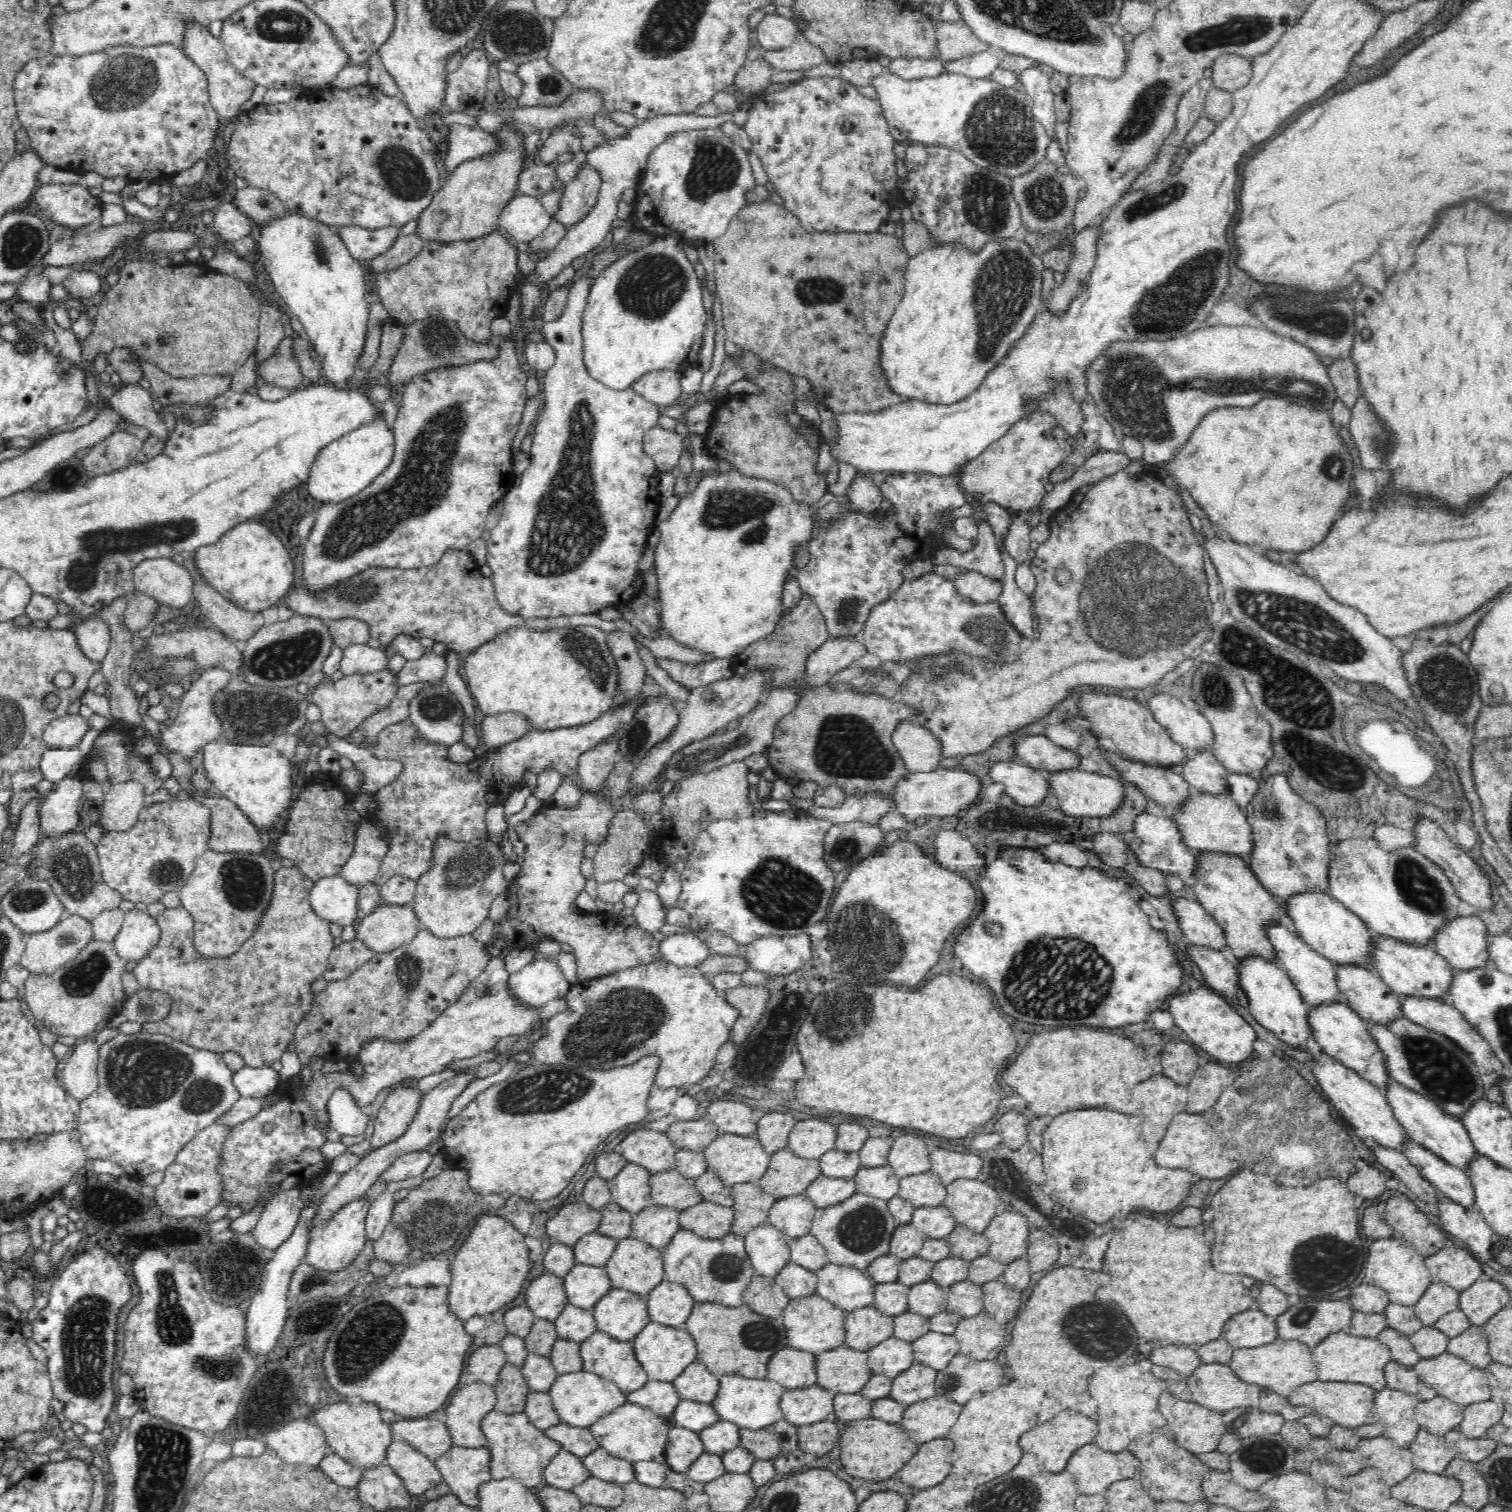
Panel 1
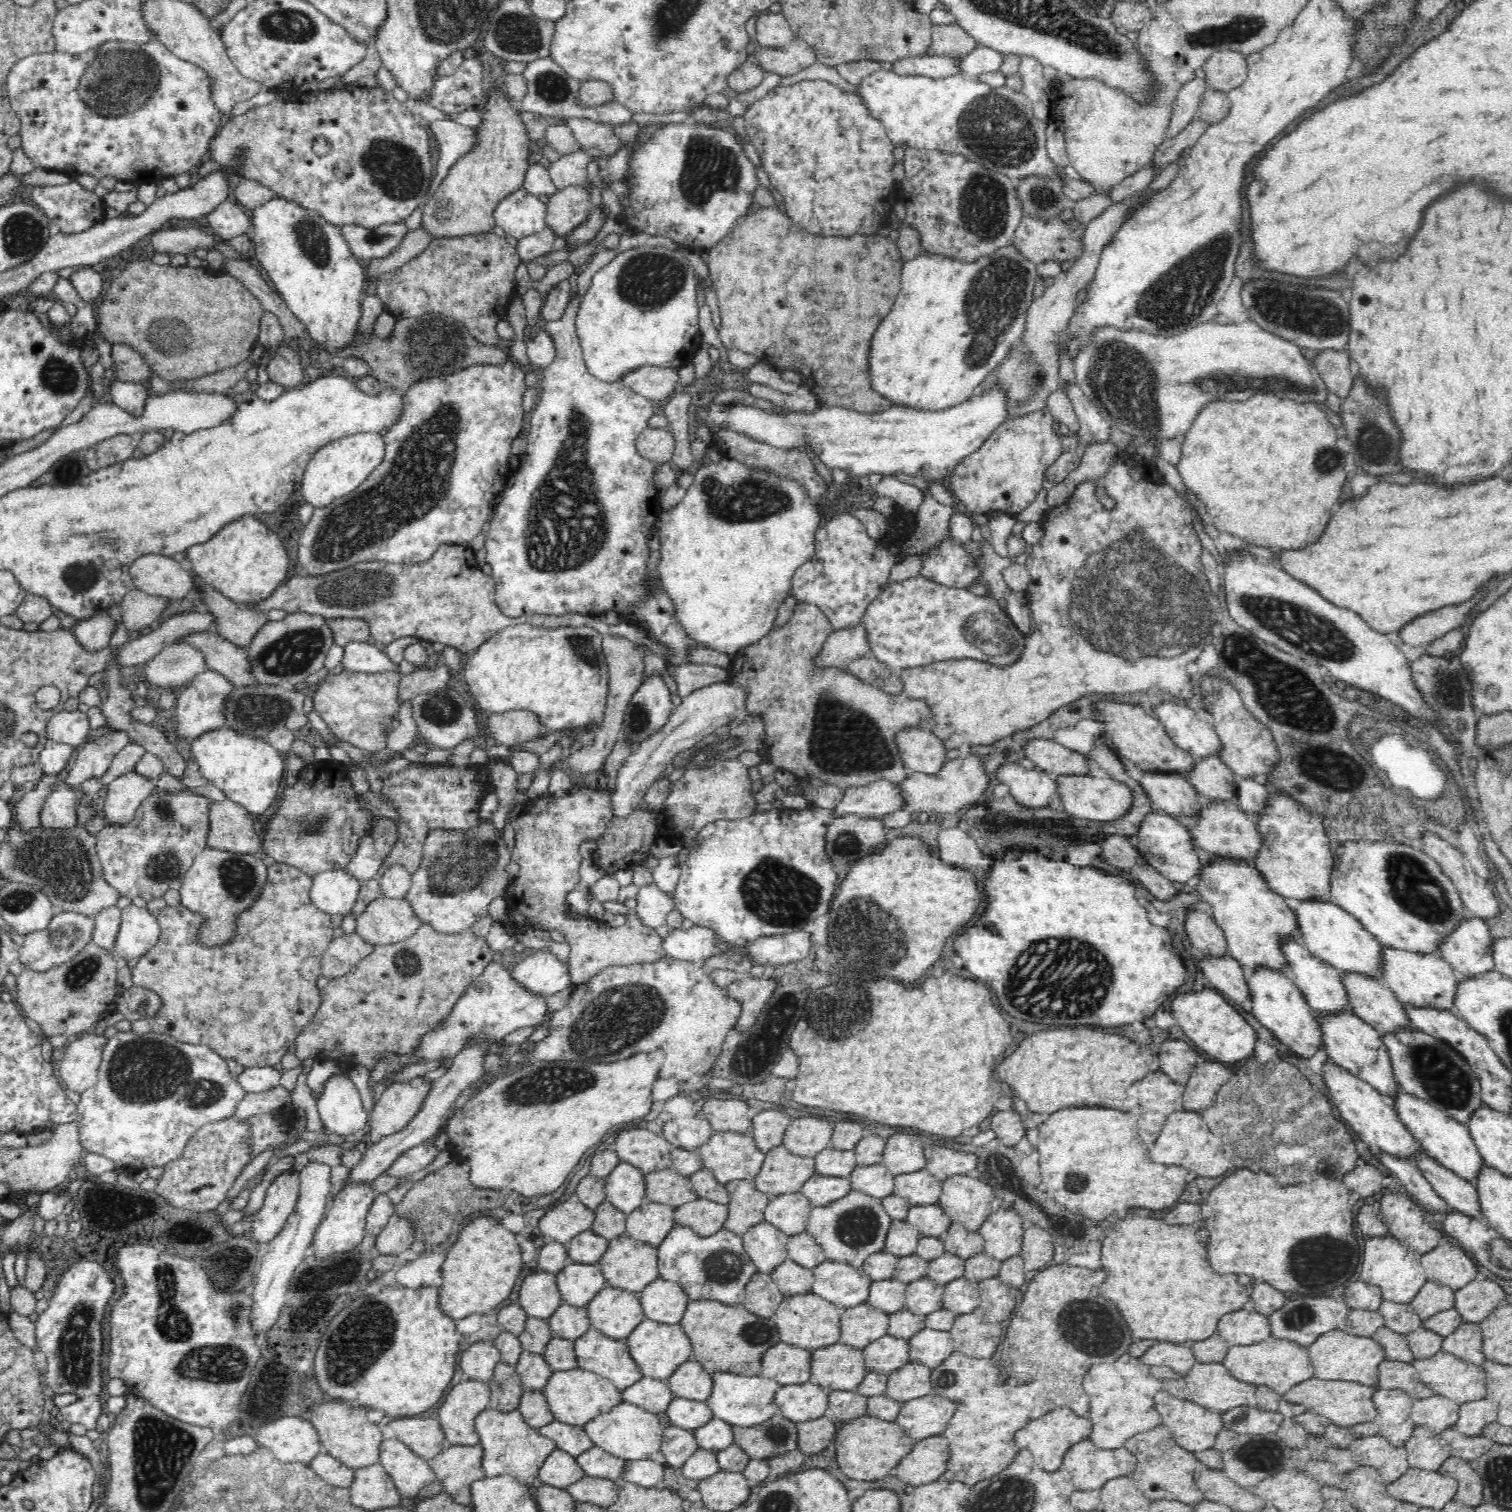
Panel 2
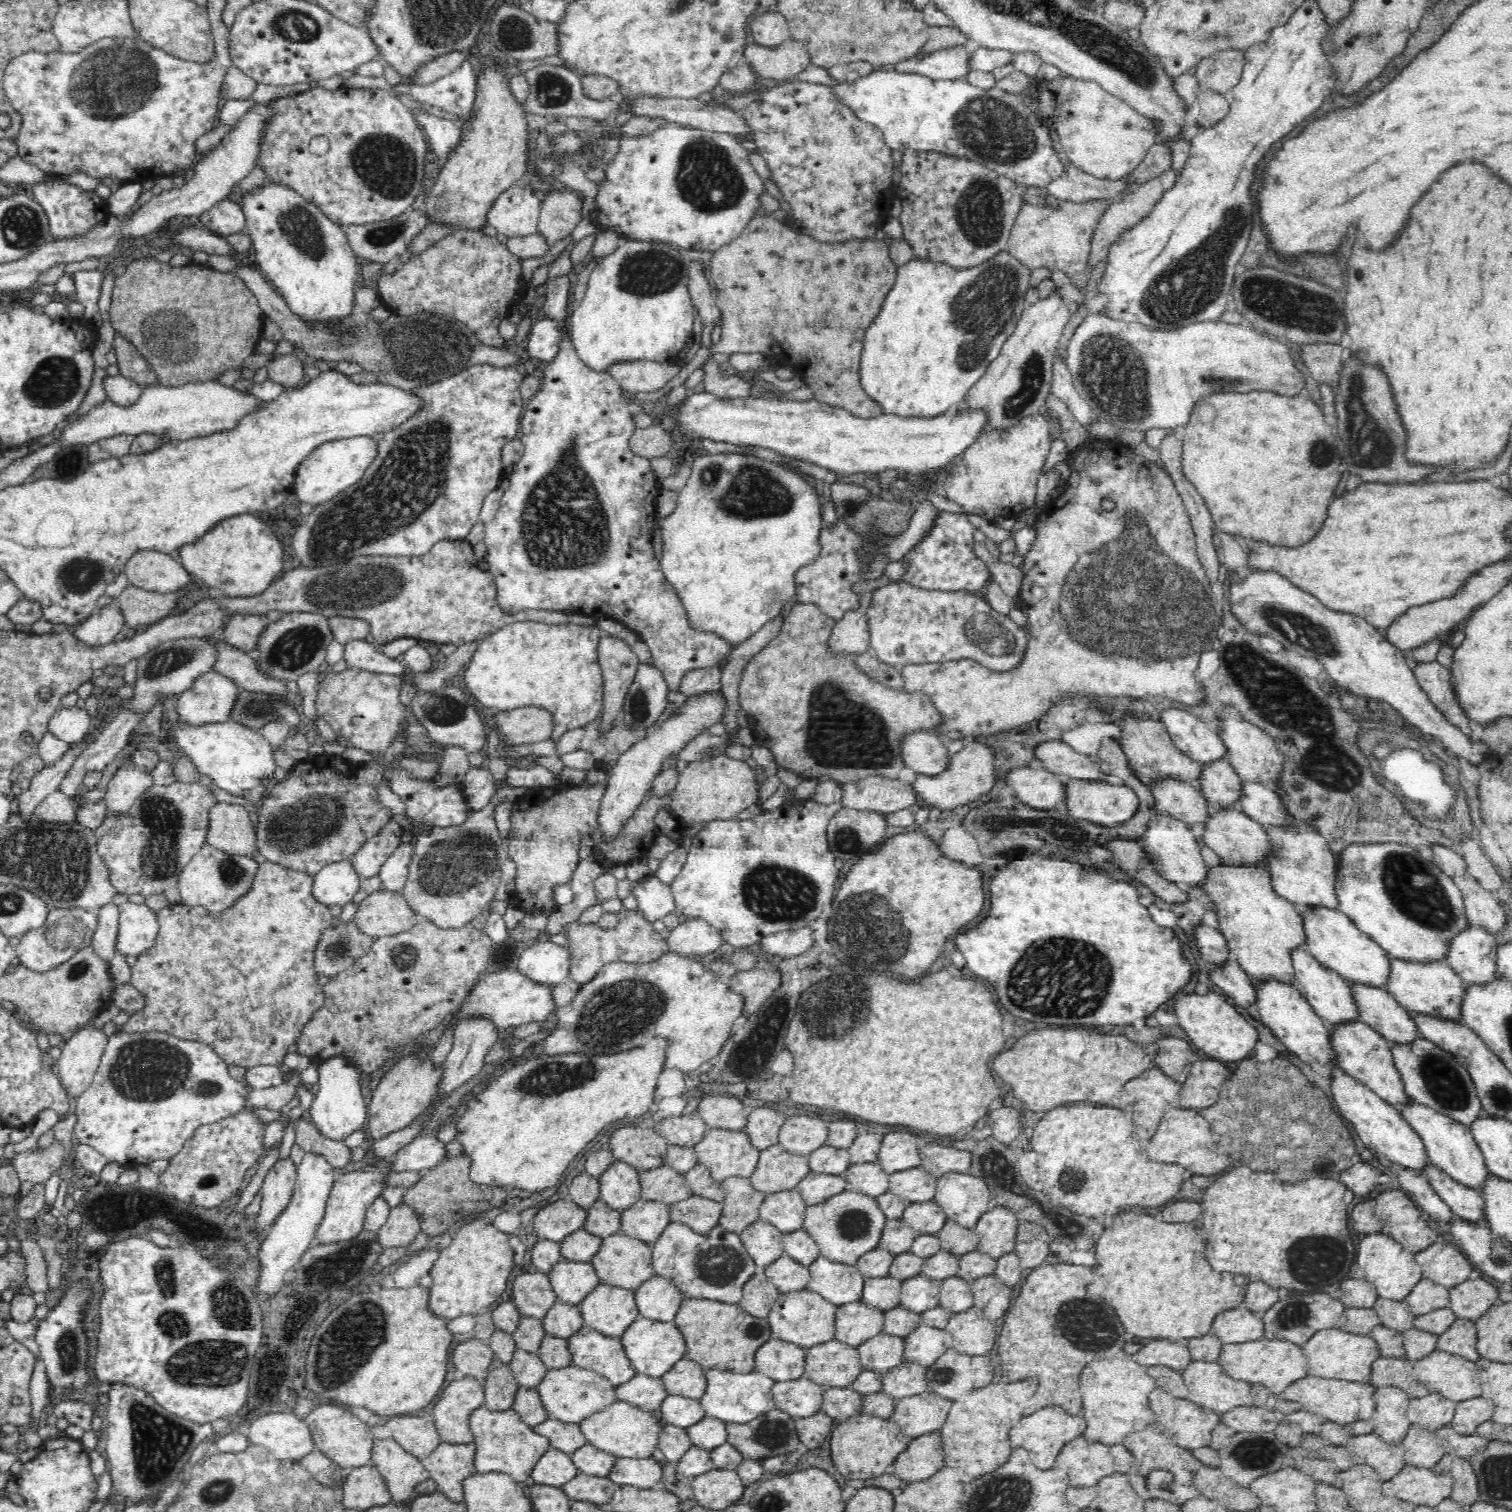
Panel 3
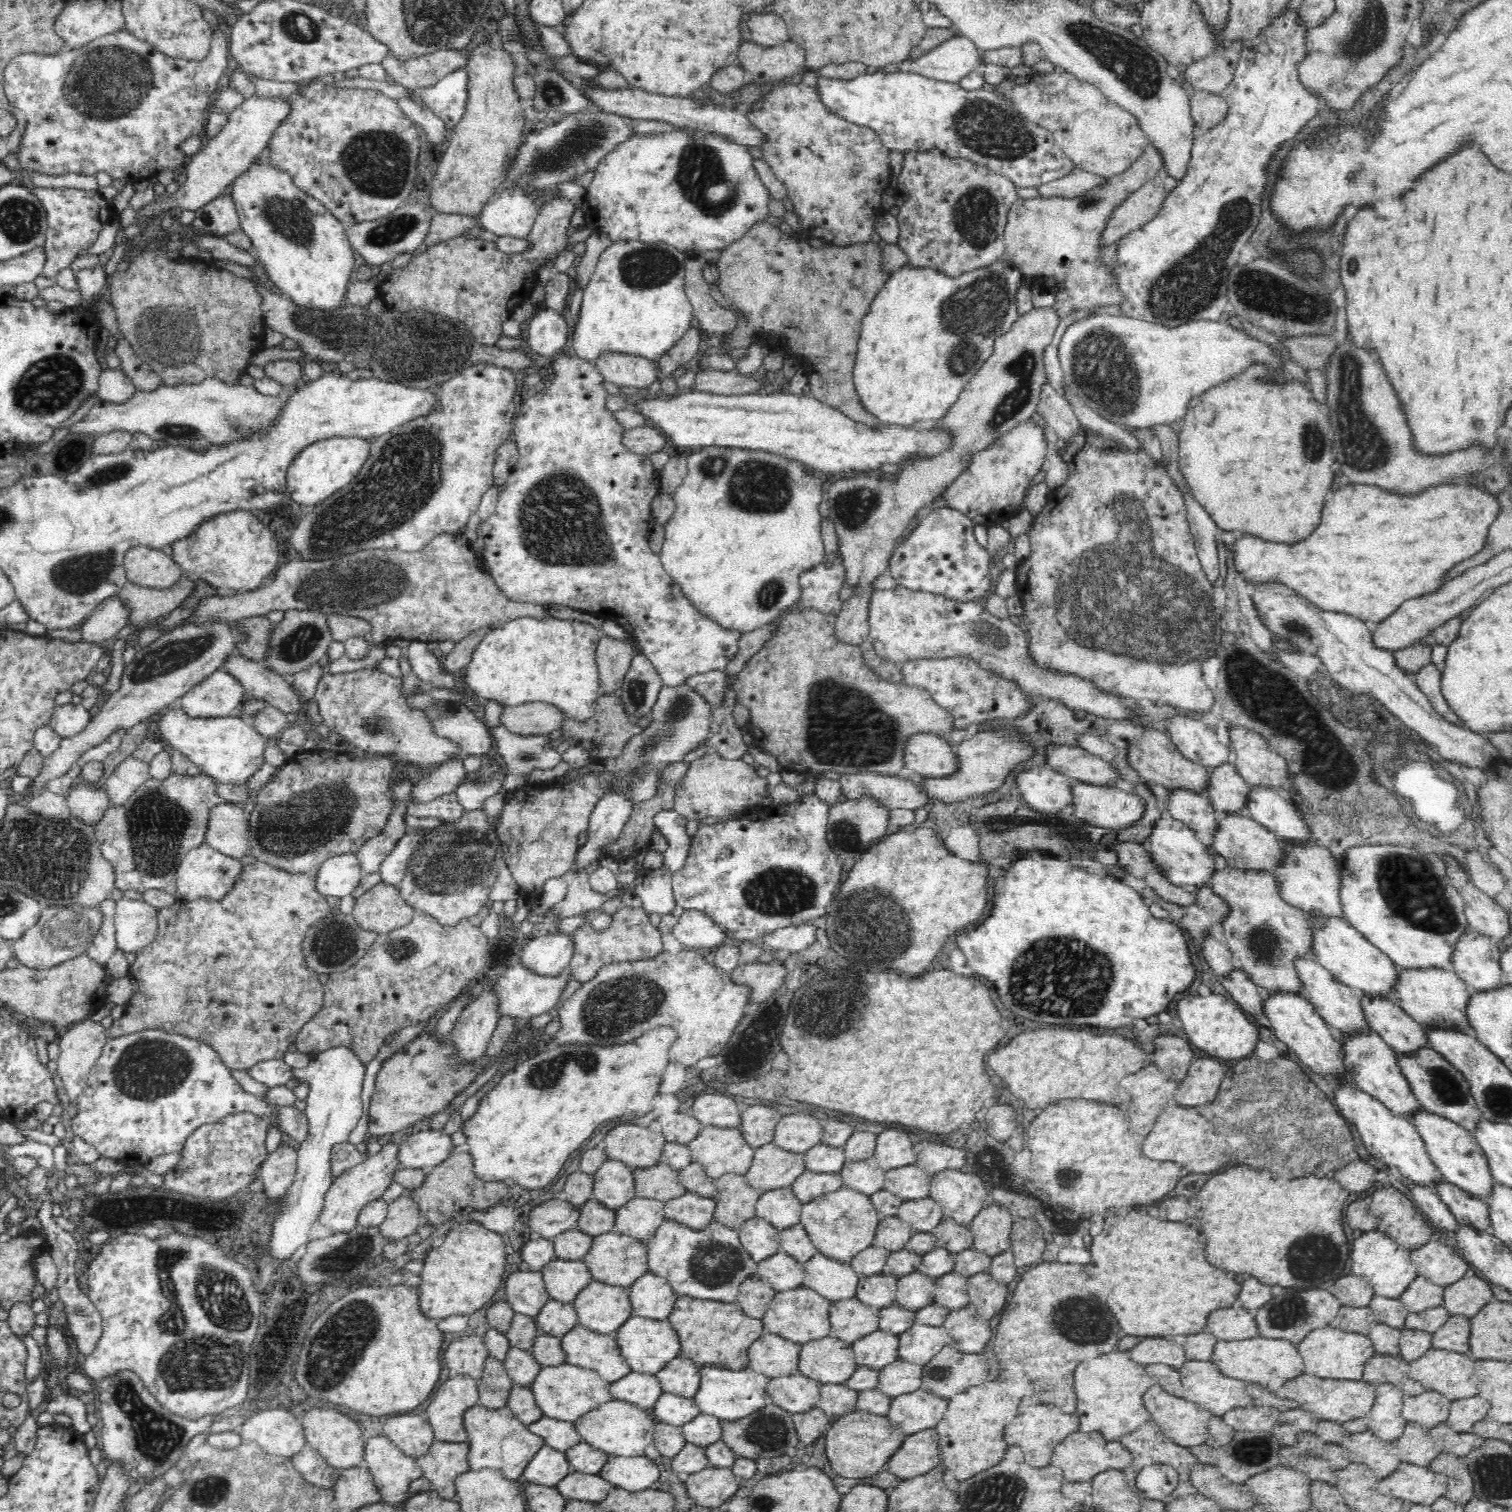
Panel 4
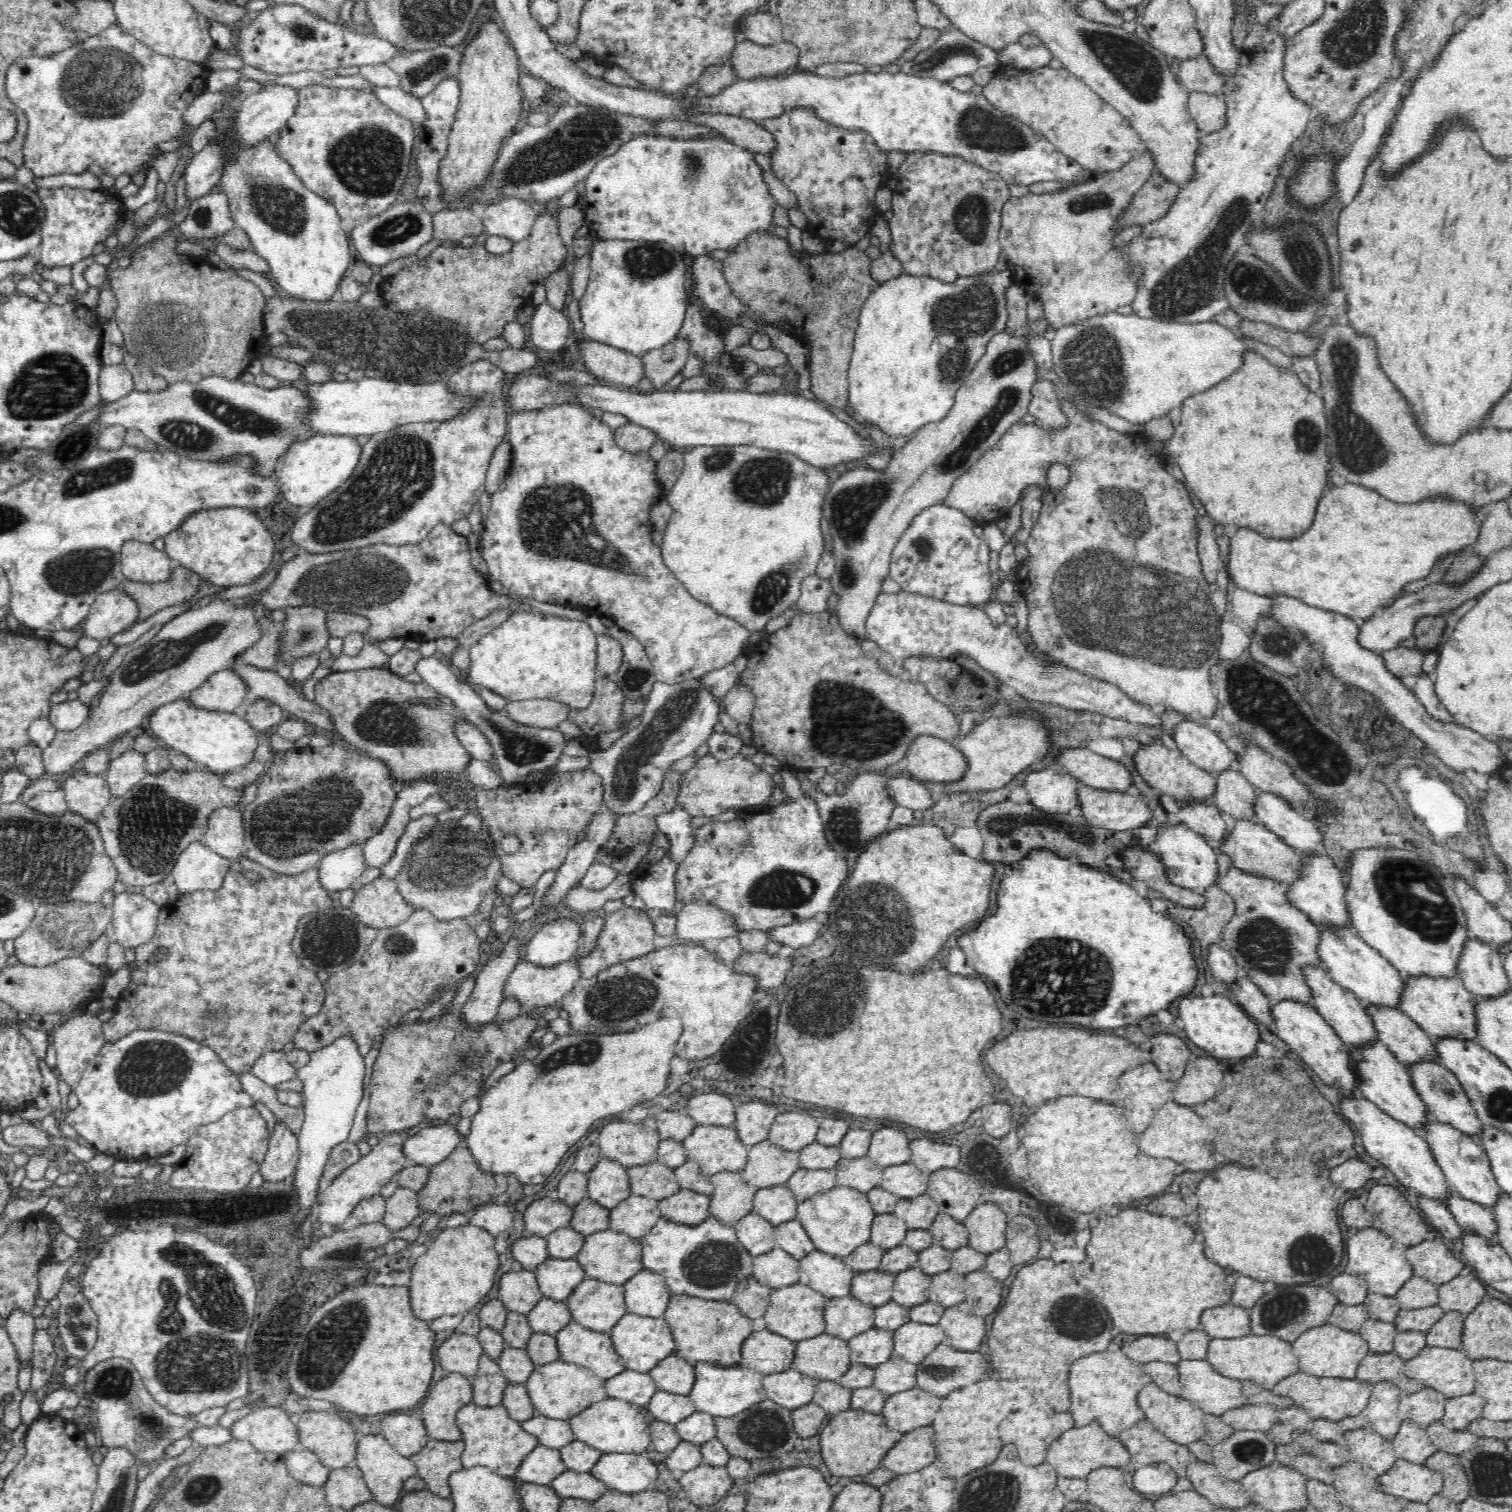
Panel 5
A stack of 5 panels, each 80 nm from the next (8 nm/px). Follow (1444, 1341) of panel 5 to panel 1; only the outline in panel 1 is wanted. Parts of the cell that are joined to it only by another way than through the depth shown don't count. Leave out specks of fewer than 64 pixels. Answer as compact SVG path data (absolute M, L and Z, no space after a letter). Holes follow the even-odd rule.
M1468 1326L1462 1334L1448 1340L1446 1351L1462 1358L1471 1366L1485 1369L1492 1364L1492 1359L1487 1353L1488 1338L1484 1333L1483 1326Z

